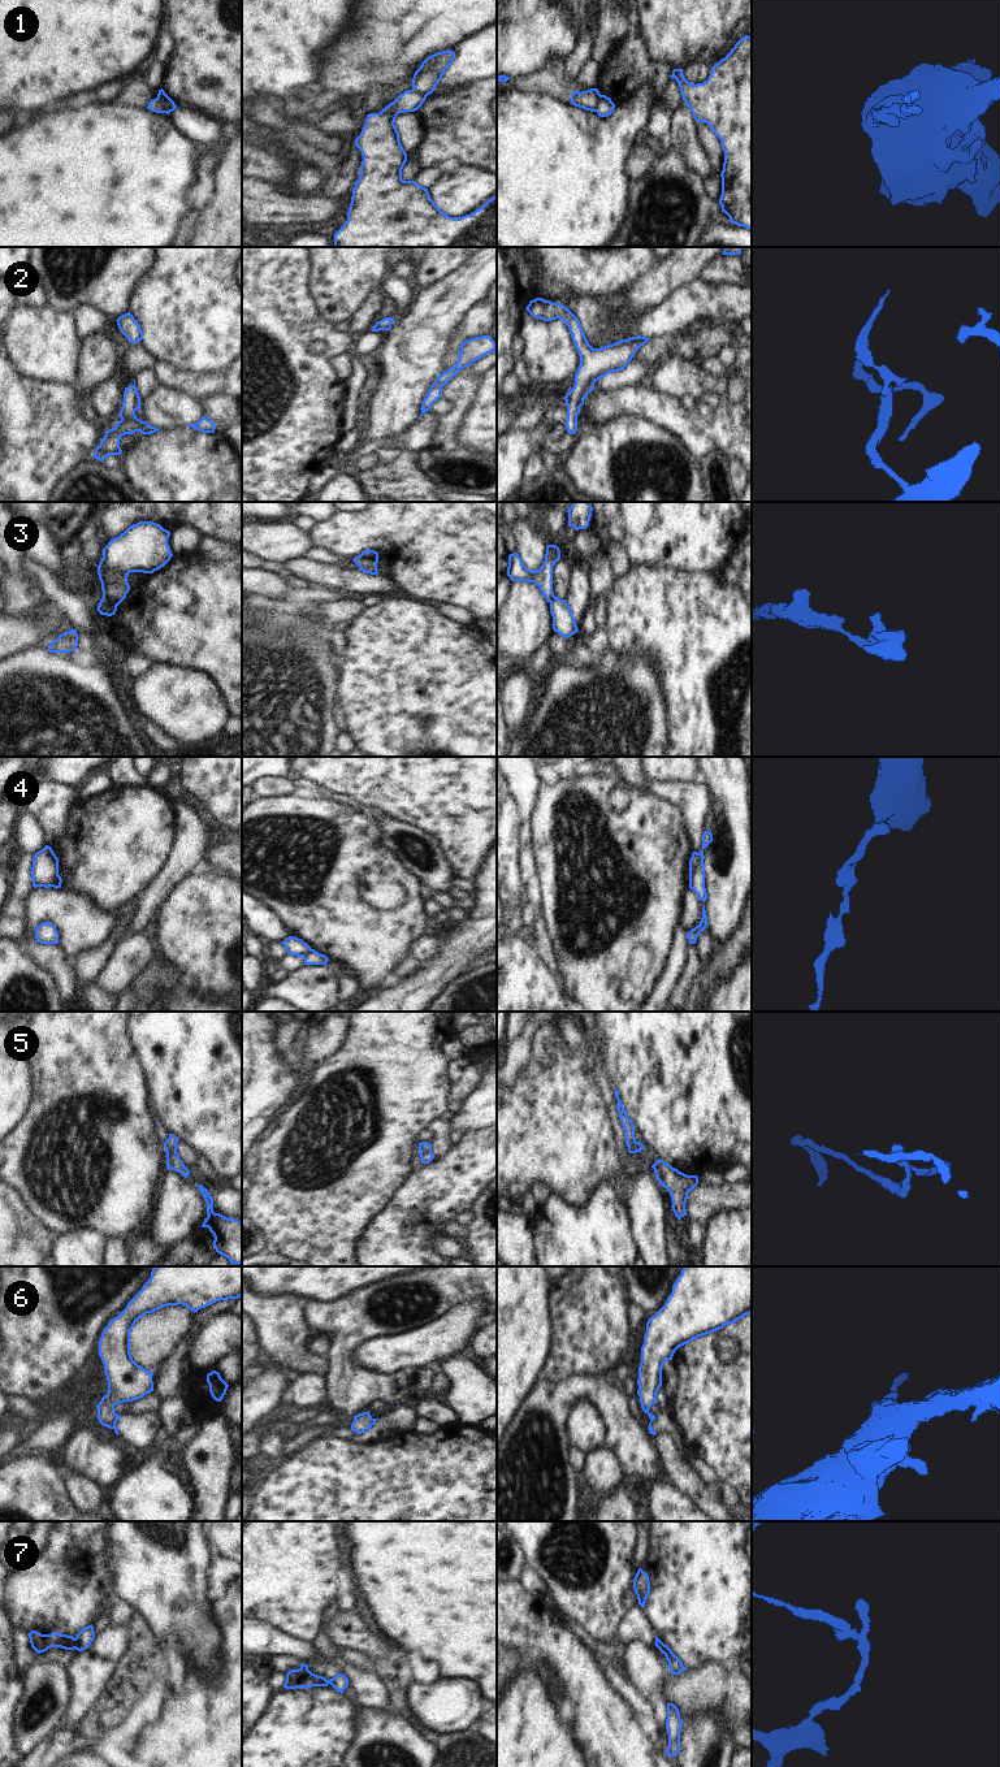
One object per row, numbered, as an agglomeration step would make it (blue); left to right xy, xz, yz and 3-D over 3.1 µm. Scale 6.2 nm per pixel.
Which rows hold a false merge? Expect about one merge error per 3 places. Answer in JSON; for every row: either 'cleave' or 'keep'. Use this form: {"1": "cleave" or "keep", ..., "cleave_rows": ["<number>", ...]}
{"1": "cleave", "2": "keep", "3": "cleave", "4": "cleave", "5": "cleave", "6": "cleave", "7": "cleave", "cleave_rows": ["1", "3", "4", "5", "6", "7"]}

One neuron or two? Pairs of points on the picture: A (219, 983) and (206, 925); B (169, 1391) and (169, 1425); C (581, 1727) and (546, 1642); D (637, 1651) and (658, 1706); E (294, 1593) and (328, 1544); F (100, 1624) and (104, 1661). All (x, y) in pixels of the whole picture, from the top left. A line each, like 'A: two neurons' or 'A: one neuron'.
A: one neuron
B: one neuron
C: one neuron
D: one neuron
E: one neuron
F: two neurons

